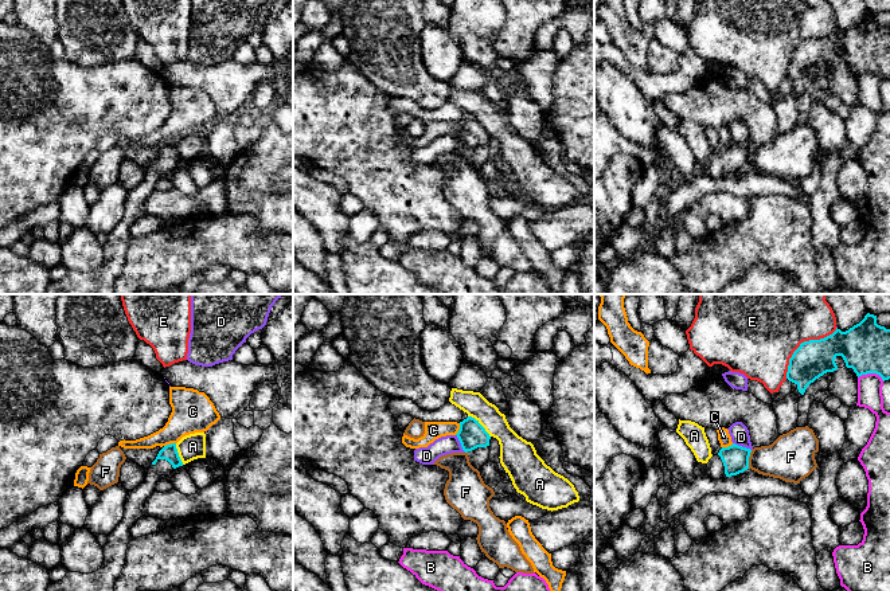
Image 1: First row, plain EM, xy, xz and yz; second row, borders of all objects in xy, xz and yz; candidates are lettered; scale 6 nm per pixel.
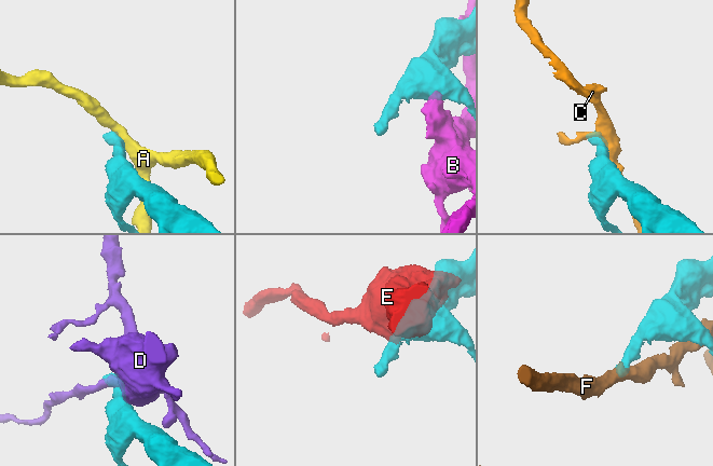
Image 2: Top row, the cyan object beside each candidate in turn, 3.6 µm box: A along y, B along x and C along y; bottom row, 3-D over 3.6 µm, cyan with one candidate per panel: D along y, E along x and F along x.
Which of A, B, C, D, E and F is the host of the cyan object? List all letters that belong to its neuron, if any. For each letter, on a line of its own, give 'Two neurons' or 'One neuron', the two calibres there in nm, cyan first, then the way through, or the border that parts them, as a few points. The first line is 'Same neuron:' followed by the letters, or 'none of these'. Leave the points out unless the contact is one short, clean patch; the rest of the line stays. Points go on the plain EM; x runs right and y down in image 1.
Same neuron: none of these
A: Two neurons. Thickness 160 nm (cyan) against 170 nm
B: Two neurons. Thickness 280 nm (cyan) against 150 nm
C: Two neurons. Thickness 100 nm (cyan) against 260 nm
D: Two neurons. Thickness 160 nm (cyan) against 110 nm
E: Two neurons. Thickness 220 nm (cyan) against 420 nm
F: Two neurons. Thickness 160 nm (cyan) against 280 nm. Boundary: yz (752, 149), (748, 157), (748, 167)

